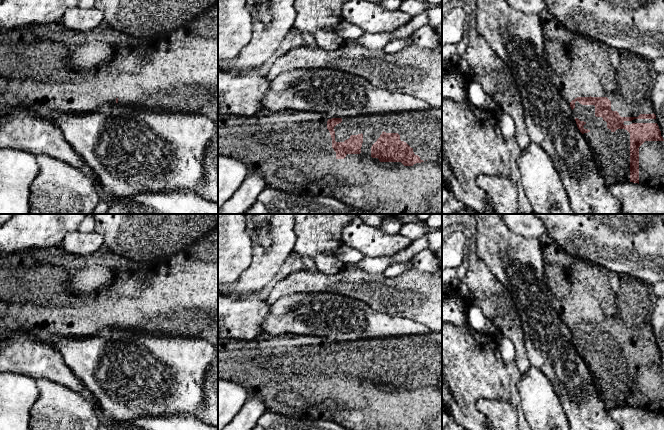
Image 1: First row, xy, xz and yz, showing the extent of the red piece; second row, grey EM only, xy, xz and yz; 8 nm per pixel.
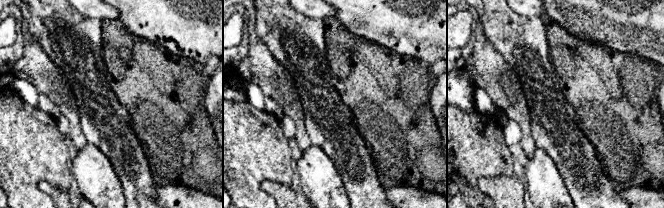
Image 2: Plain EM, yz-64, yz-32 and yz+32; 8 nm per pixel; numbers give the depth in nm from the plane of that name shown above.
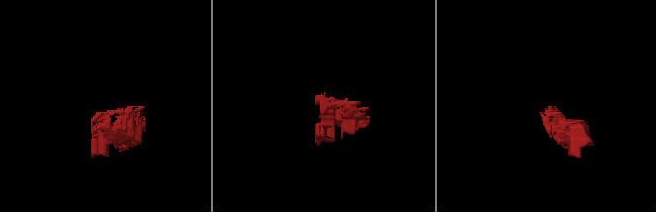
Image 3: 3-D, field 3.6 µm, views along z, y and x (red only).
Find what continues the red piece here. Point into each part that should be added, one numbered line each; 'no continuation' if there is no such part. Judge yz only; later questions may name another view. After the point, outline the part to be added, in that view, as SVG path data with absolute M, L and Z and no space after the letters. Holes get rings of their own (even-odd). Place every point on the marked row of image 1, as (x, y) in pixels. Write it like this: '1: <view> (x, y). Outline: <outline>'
1: yz (583, 67). Outline: M544 12L541 15L541 21L543 25L543 34L545 36L545 46L546 46L546 54L547 59L549 61L550 66L553 69L555 74L555 85L560 91L563 98L570 104L572 100L577 97L607 97L611 101L611 110L617 111L621 117L638 117L640 114L653 114L654 109L651 101L651 91L653 88L653 84L656 78L657 73L652 68L652 60L641 57L635 53L629 51L620 51L615 48L610 48L609 46L599 43L593 39L585 38L584 36L573 33L572 31L565 28L561 25L556 18L554 18L548 12Z
2: yz (611, 150). Outline: M575 102L574 117L586 124L583 136L593 155L599 174L607 186L630 182L630 133L625 129L612 132L602 117L595 116L594 105Z
3: yz (651, 153). Outline: M645 141L639 147L639 184L664 190L664 141Z

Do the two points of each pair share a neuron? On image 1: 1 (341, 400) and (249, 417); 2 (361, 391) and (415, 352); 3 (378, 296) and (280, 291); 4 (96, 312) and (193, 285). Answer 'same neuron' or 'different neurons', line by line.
1: different neurons
2: same neuron
3: same neuron
4: same neuron

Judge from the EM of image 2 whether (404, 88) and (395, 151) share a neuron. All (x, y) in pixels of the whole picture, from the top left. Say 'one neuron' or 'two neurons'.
one neuron

